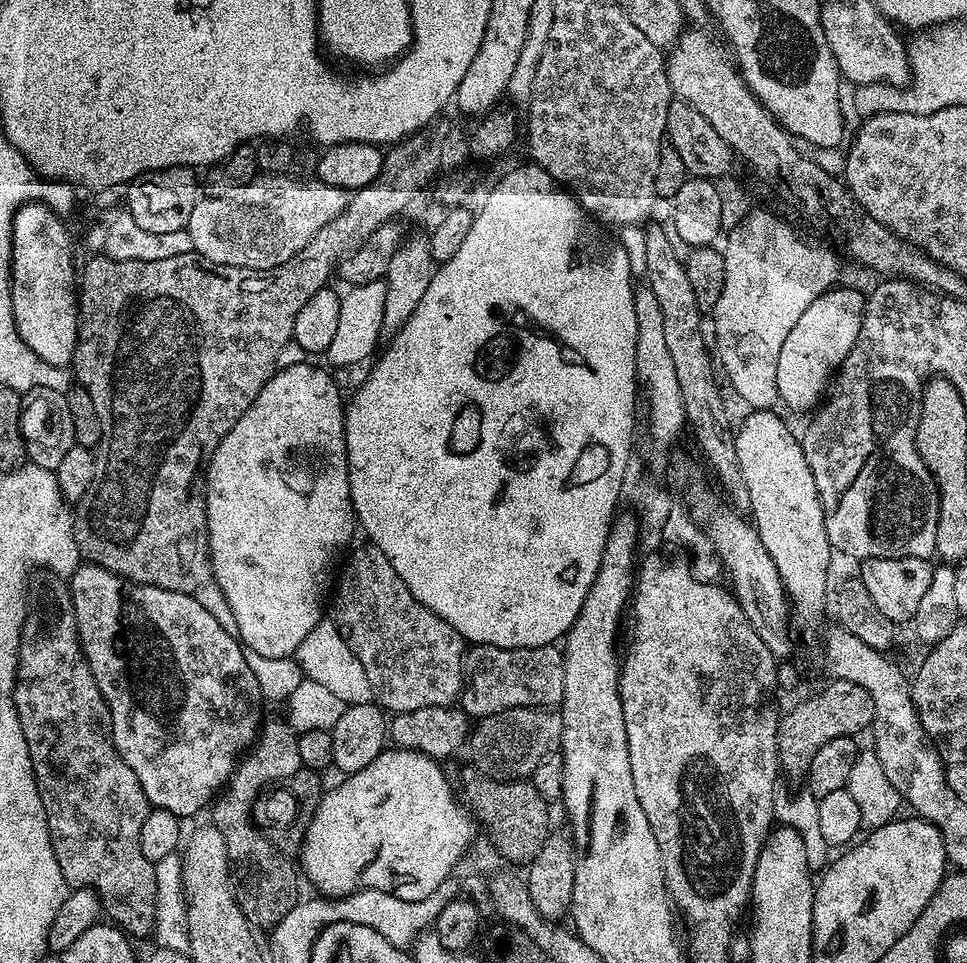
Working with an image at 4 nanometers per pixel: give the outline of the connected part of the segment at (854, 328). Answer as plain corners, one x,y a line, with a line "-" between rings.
833,286
814,298
814,302
802,310
790,334
786,334
786,342
782,342
782,350
778,353
779,403
792,412
811,413
821,403
854,342
858,342
866,296
856,288
840,287

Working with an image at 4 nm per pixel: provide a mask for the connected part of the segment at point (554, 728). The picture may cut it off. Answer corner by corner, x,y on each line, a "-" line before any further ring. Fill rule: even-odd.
547,708
502,710
475,721
470,732
471,763
493,780
528,780
545,763
543,760
559,749
561,738
562,718
559,711

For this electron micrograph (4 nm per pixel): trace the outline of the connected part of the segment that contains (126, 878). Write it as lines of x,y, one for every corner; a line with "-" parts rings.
63,583
48,584
45,588
38,589
37,592
35,589
34,599
28,610
28,617
24,619
24,625
20,631
20,665
16,668
16,688
12,692
12,700
16,704
16,713
20,719
22,734
26,734
26,746
30,750
30,762
34,770
38,794
42,798
42,806
46,810
54,854
66,882
70,886
80,886
87,881
100,896
103,915
115,927
132,938
137,938
136,936
151,937
156,926
156,903
158,902
156,865
150,863
142,855
142,850
138,846
138,834
142,831
142,822
146,822
146,814
150,810
150,805
142,790
142,782
138,782
138,774
134,774
134,770
130,770
130,766
126,766
126,762
122,762
122,758
112,741
112,719
108,713
106,702
94,682
94,674
90,674
90,666
84,661
84,653
80,650
80,639
72,609
72,595

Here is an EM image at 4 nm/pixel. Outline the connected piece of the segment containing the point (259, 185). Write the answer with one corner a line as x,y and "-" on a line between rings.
260,174
249,184
243,184
224,196
208,194
197,199
186,231
190,234
192,251
196,255
222,266
238,266
261,272
282,266
282,262
294,258
294,254
298,254
298,250
302,250
302,246
306,246
306,242
310,242
310,238
314,238
314,234
318,234
326,222
334,222
334,218
344,212
349,199
349,193
343,188
326,186
315,178

